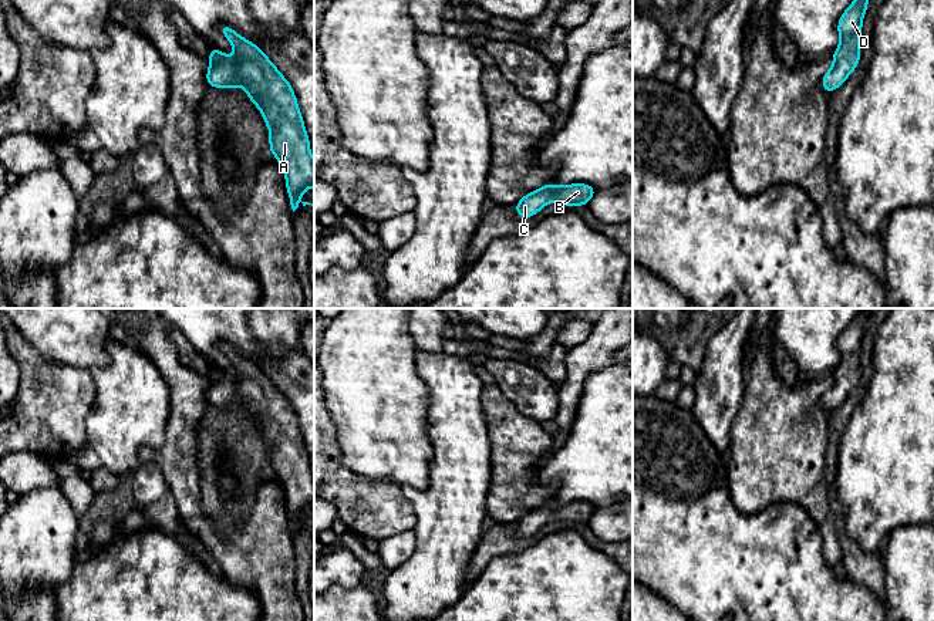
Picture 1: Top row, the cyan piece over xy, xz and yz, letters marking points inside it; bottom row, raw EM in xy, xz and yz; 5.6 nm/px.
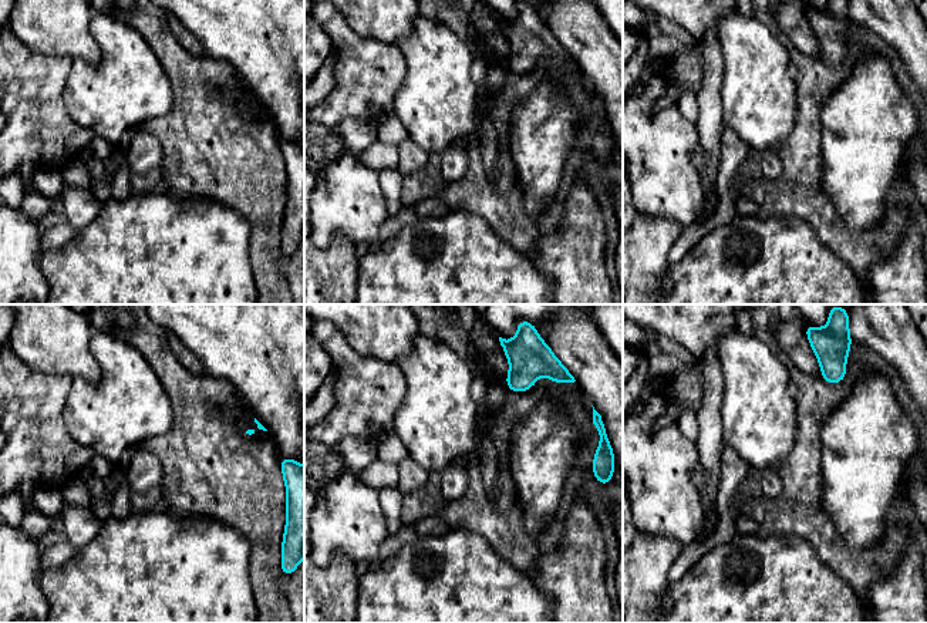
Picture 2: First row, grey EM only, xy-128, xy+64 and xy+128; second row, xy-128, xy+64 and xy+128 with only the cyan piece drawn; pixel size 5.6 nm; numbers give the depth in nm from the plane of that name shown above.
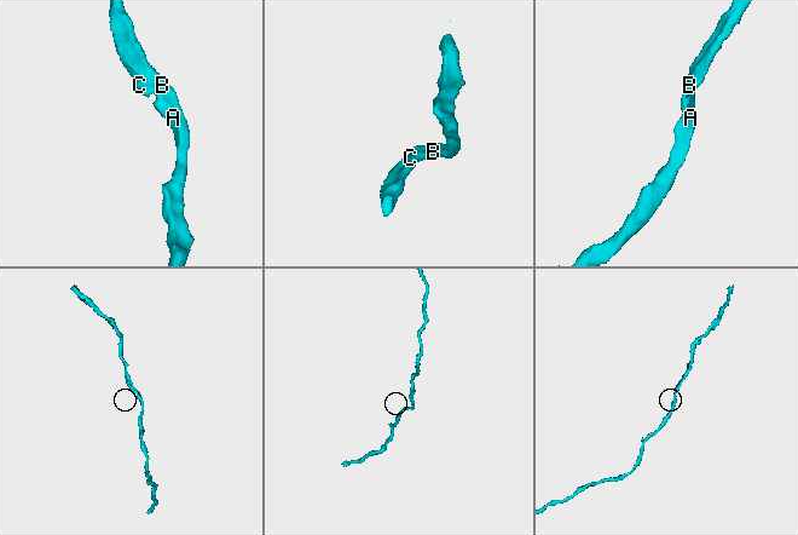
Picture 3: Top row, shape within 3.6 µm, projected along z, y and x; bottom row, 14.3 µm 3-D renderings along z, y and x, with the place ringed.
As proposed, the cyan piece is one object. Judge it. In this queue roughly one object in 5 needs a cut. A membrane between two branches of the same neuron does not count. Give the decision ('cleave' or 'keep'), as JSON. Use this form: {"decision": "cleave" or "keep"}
{"decision": "keep"}

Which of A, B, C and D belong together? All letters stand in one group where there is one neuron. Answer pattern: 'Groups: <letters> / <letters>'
Groups: A B C D

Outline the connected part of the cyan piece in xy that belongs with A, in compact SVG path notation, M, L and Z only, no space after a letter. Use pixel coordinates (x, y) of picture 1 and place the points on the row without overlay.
M220 342L219 350L232 361L235 377L230 378L220 368L210 364L208 375L210 385L206 391L208 404L215 406L245 405L247 408L247 416L253 419L256 426L263 432L264 441L270 449L269 466L284 489L293 530L300 522L303 524L311 523L300 519L300 514L307 506L314 506L314 479L310 472L308 453L297 425L297 416L290 401L252 360L242 357L226 342Z

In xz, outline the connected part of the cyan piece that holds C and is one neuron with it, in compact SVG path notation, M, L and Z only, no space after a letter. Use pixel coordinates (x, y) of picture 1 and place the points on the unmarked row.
M547 502L535 510L523 514L515 524L520 537L532 536L552 519L566 524L584 524L597 510L596 506L586 502L571 502L567 504L554 504Z

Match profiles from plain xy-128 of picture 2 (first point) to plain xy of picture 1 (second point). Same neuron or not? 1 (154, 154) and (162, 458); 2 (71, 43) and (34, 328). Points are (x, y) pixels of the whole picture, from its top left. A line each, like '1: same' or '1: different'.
1: different
2: same

